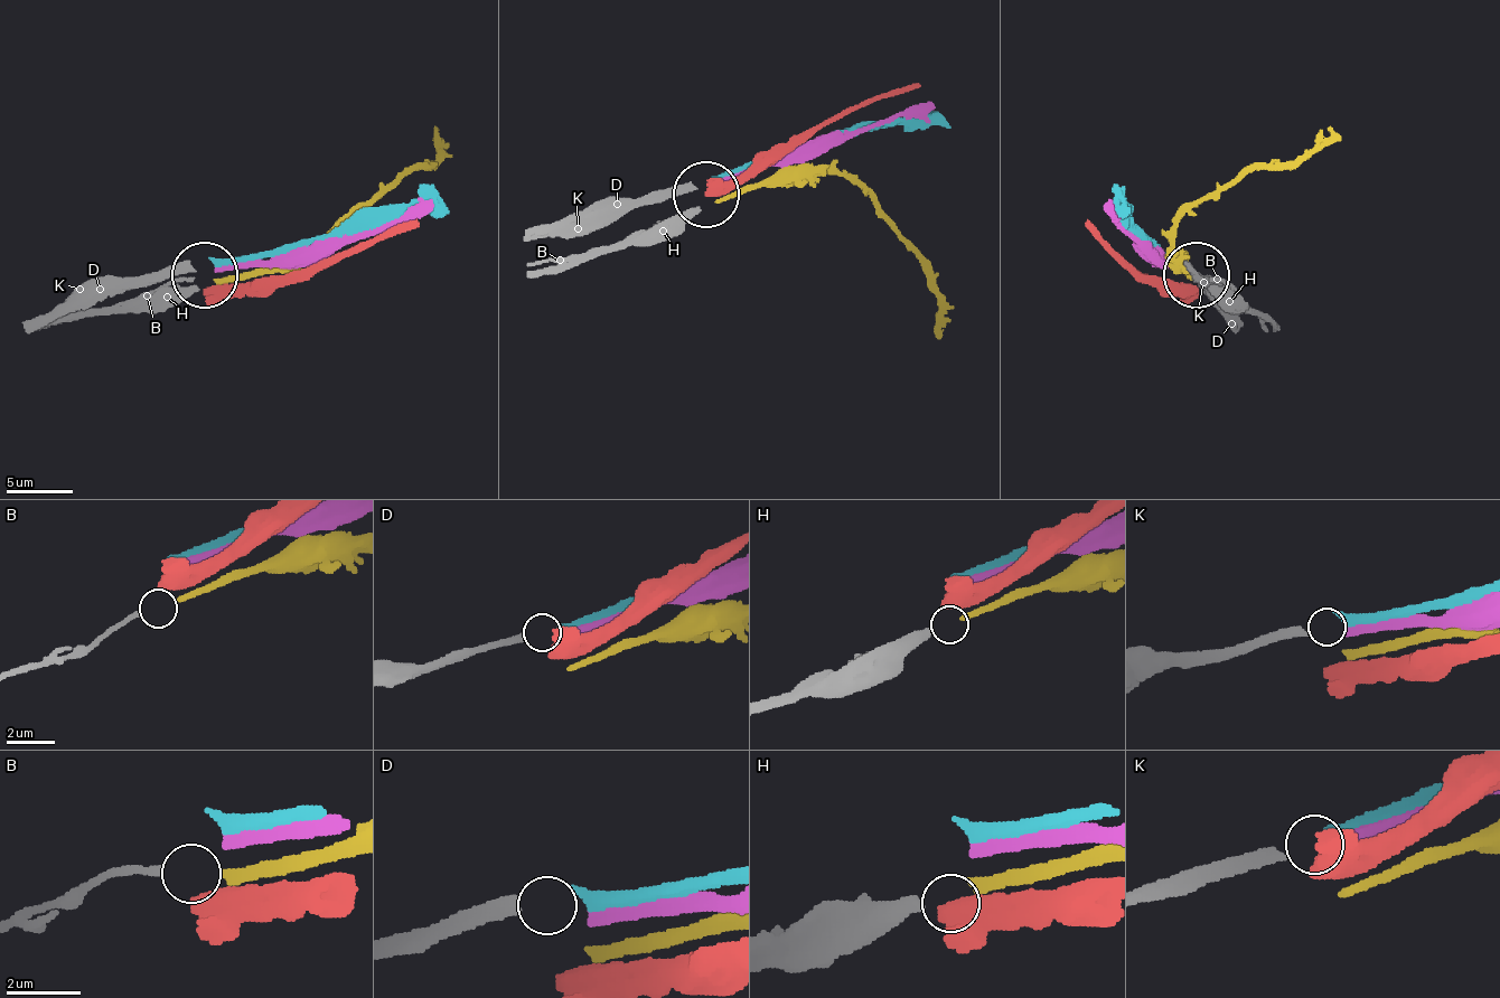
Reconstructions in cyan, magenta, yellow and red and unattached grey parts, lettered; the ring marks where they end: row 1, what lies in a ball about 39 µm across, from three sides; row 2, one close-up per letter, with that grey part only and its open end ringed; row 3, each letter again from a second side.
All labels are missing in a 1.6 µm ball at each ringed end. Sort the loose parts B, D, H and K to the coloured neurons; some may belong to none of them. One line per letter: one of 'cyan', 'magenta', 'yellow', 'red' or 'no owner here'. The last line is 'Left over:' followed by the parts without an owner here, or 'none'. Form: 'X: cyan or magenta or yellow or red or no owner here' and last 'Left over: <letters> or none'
B: no owner here
D: cyan
H: yellow
K: magenta
Left over: B

